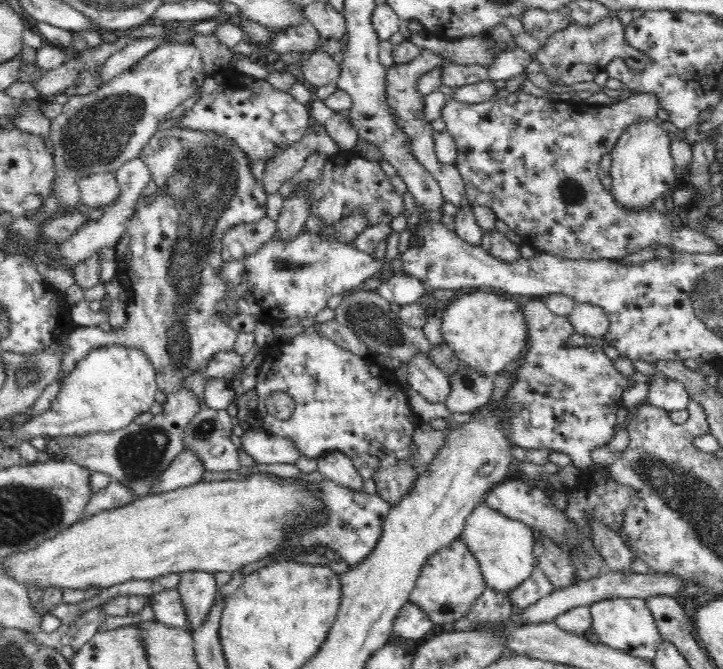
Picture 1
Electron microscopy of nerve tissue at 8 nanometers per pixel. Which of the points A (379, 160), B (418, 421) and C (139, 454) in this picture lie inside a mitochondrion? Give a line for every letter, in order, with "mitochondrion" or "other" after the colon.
A: other
B: other
C: mitochondrion

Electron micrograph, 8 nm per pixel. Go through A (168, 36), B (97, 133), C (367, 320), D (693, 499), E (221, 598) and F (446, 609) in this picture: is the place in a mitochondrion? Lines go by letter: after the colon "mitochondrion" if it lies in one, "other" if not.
A: other
B: mitochondrion
C: mitochondrion
D: mitochondrion
E: other
F: other

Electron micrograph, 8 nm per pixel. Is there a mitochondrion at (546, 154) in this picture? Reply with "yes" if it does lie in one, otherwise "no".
no

